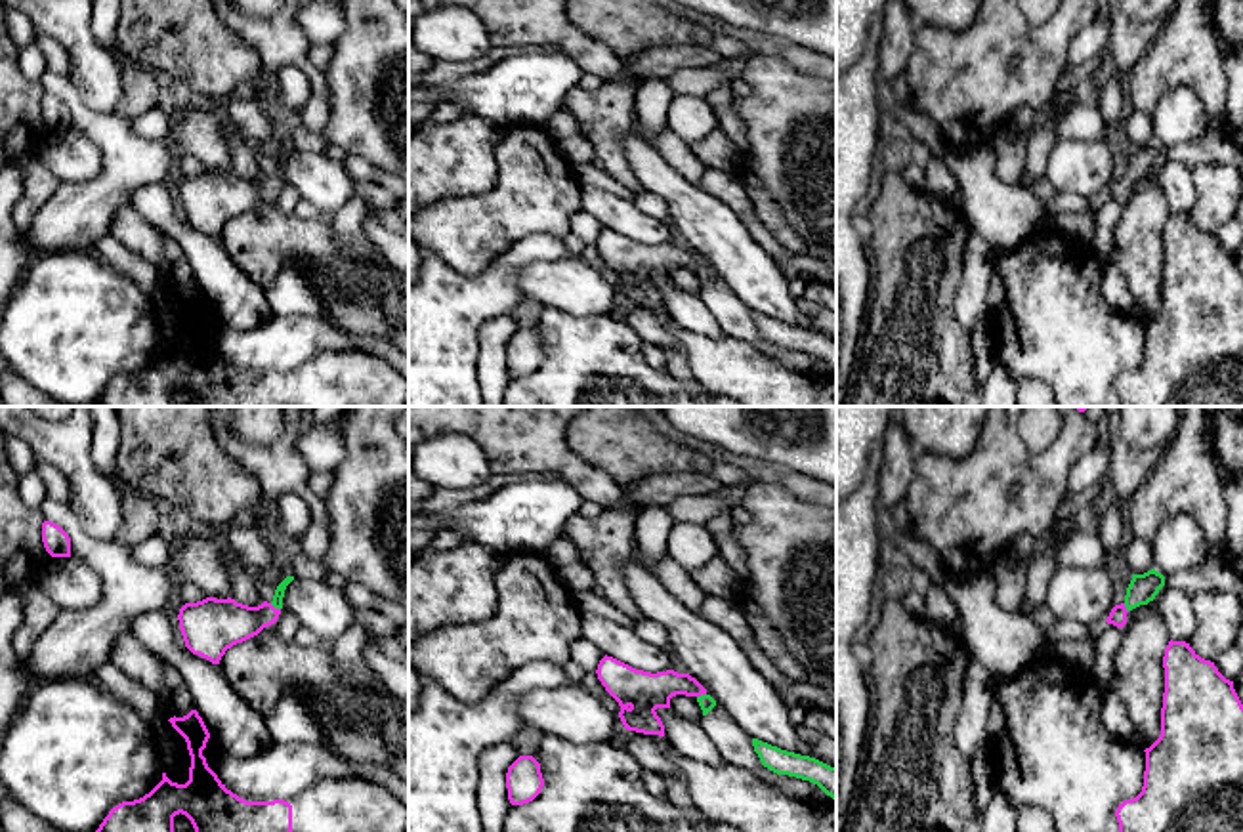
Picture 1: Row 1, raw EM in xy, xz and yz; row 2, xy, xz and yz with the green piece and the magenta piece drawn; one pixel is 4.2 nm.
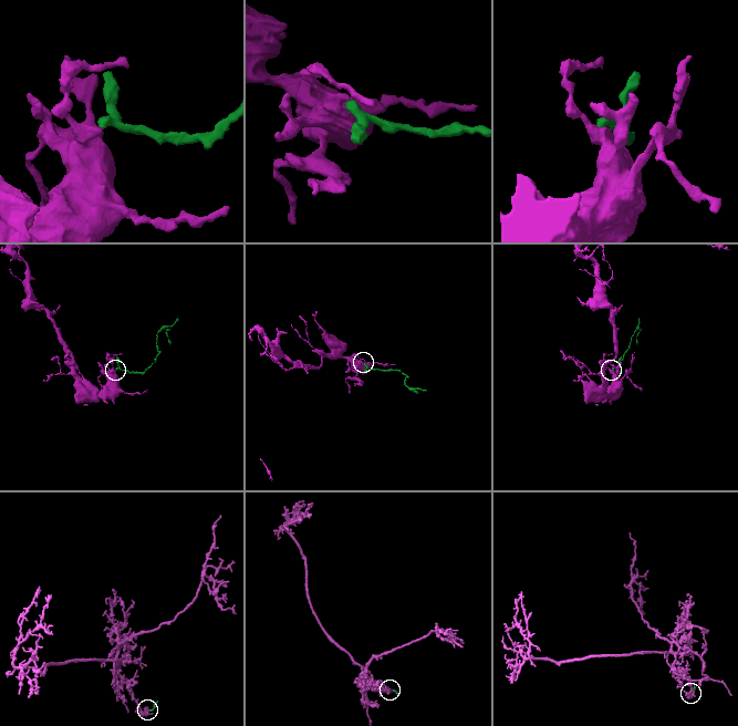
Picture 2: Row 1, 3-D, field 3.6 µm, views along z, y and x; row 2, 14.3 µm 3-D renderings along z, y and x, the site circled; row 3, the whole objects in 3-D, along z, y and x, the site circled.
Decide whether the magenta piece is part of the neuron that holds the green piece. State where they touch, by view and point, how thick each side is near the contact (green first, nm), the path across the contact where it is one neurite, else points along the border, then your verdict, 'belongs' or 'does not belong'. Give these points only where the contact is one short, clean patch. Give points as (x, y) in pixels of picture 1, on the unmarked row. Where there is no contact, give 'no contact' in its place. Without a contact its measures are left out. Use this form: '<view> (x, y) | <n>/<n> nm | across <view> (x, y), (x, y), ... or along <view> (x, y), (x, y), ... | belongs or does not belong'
xy (275, 180) | 50/200 nm | across xy (277, 172), (275, 180), (245, 195), (220, 197) | belongs

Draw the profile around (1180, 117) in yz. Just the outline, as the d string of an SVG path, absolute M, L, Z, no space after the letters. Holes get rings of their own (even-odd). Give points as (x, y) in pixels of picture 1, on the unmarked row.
M1188 86L1169 90L1151 111L1153 141L1165 151L1193 143L1209 130L1203 101Z

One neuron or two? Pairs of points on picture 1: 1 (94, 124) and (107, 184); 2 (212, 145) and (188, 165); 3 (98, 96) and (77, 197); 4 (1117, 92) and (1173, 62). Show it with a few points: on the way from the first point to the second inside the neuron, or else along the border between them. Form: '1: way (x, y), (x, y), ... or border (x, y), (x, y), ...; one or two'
1: way (109, 140), (111, 168); one
2: border (178, 151), (195, 157), (207, 168); two
3: border (67, 77), (86, 107), (113, 113); two
4: border (1125, 75), (1127, 96); two

